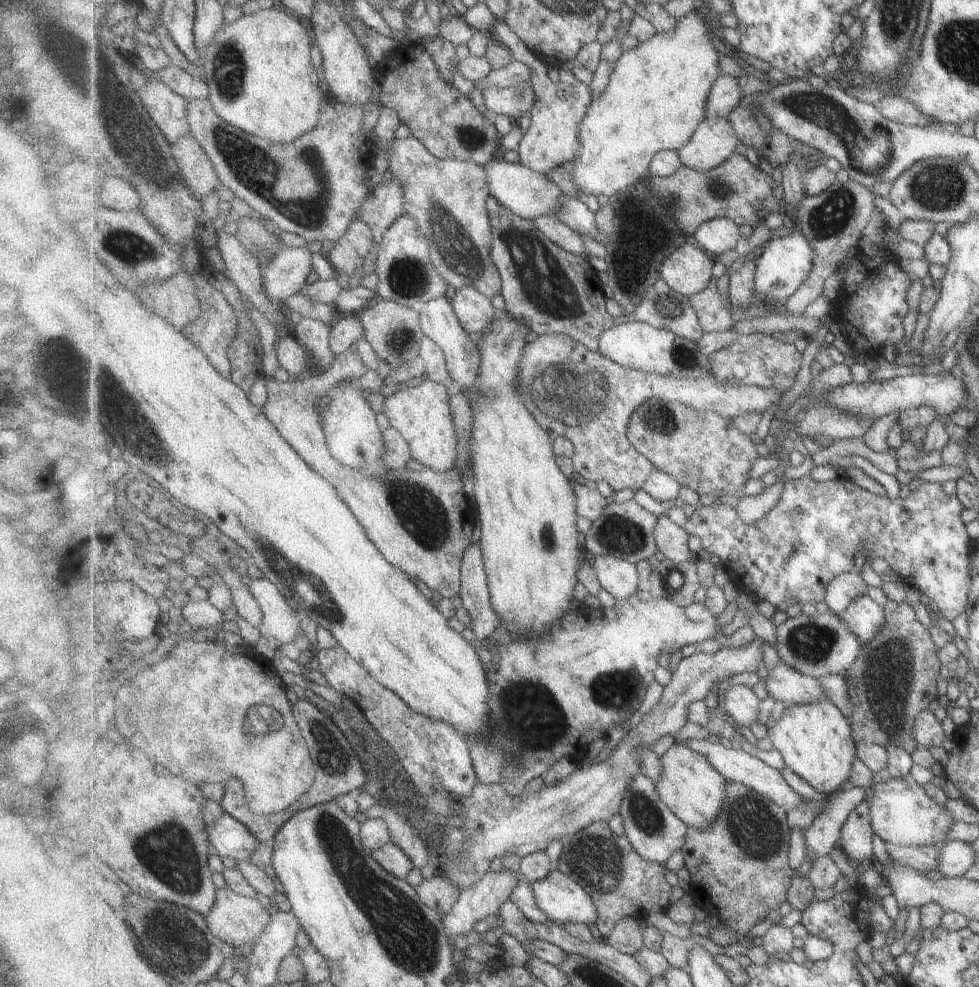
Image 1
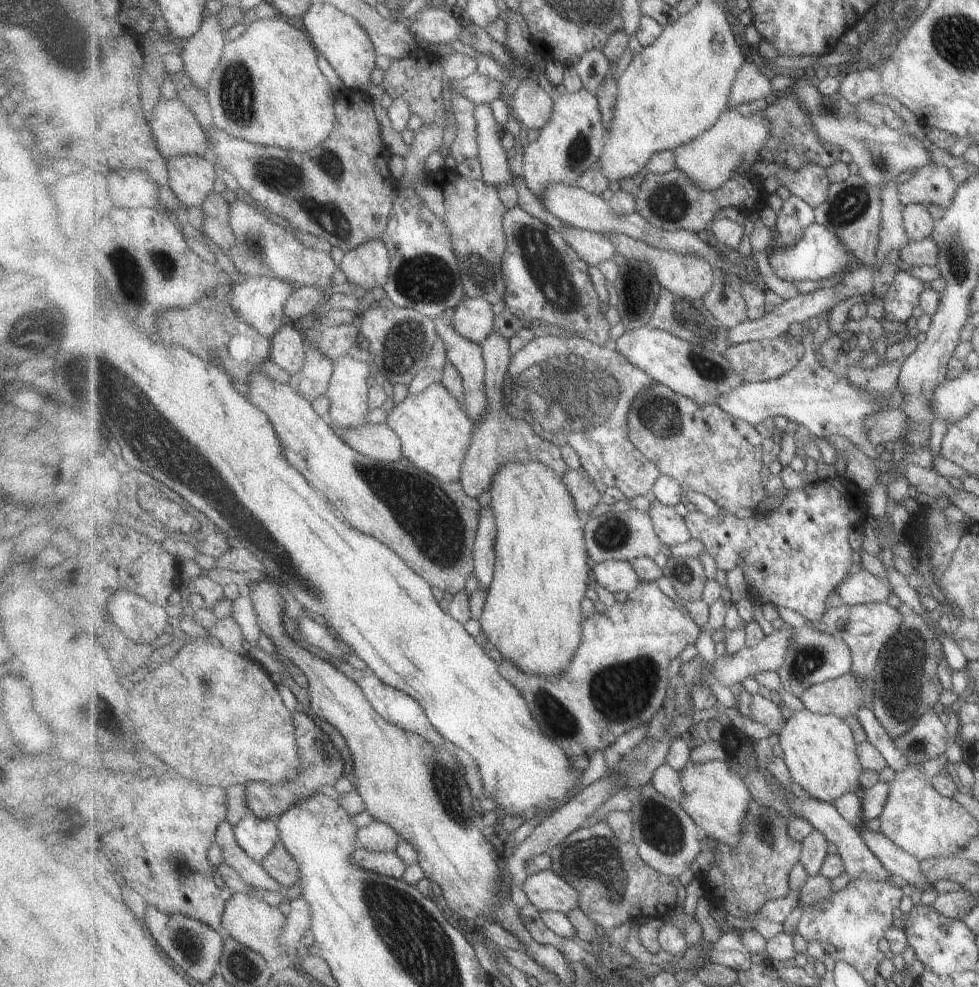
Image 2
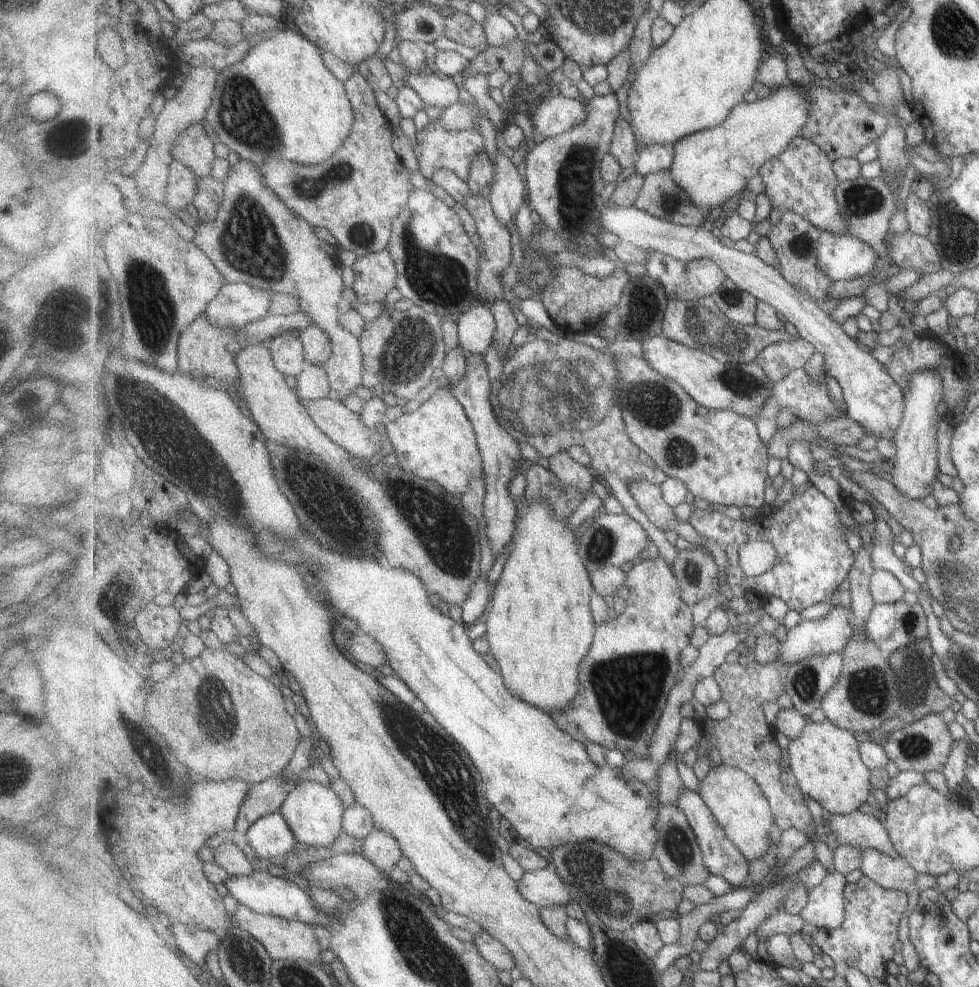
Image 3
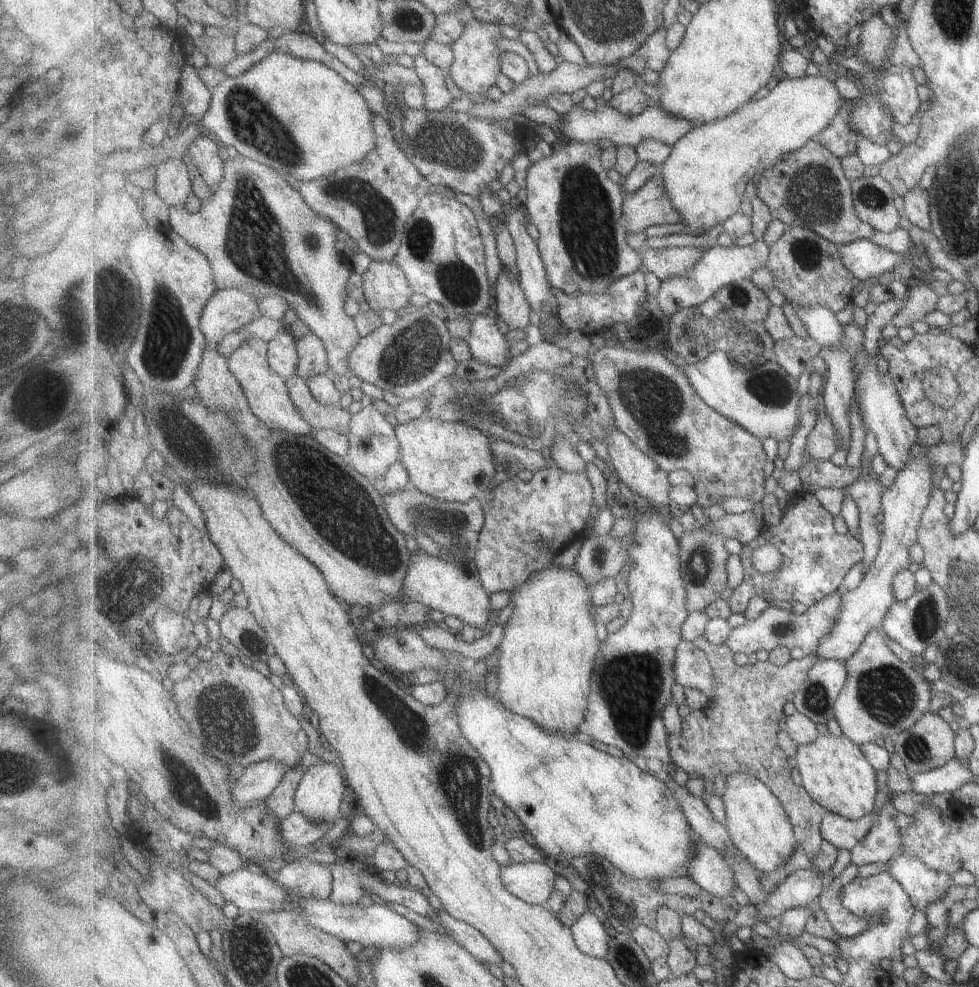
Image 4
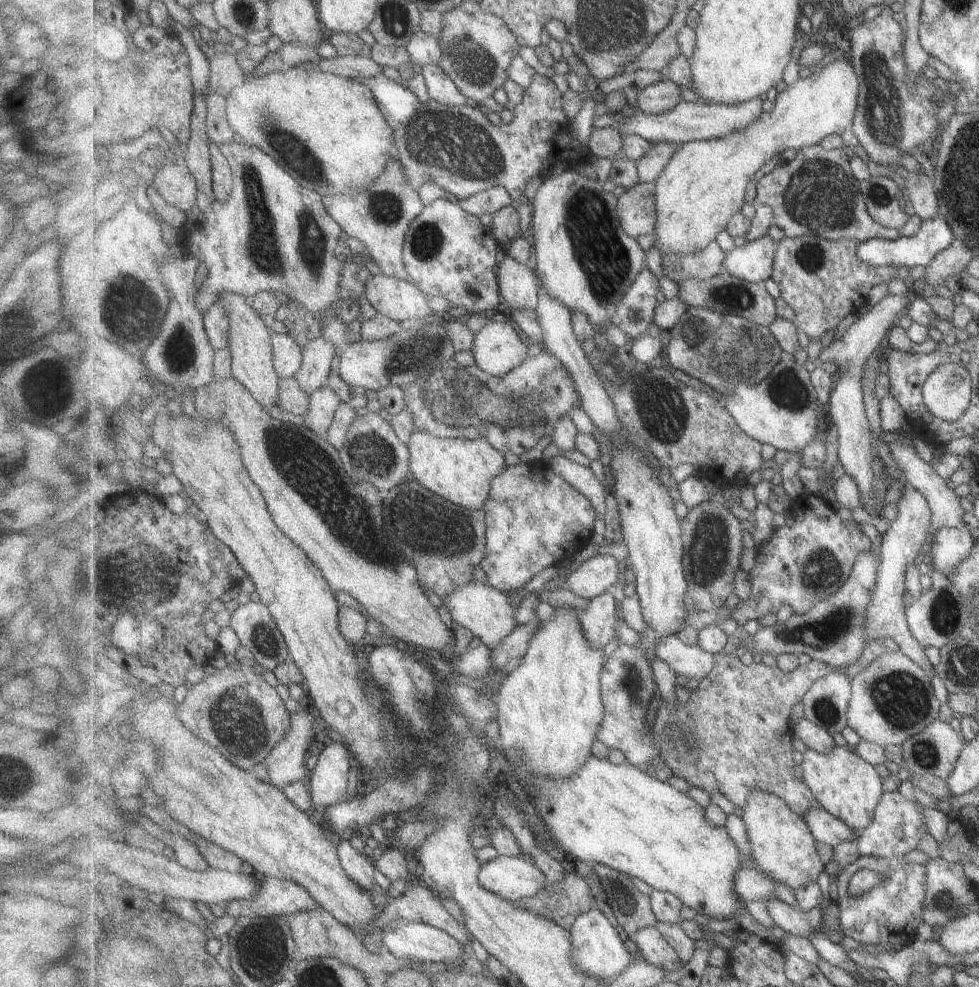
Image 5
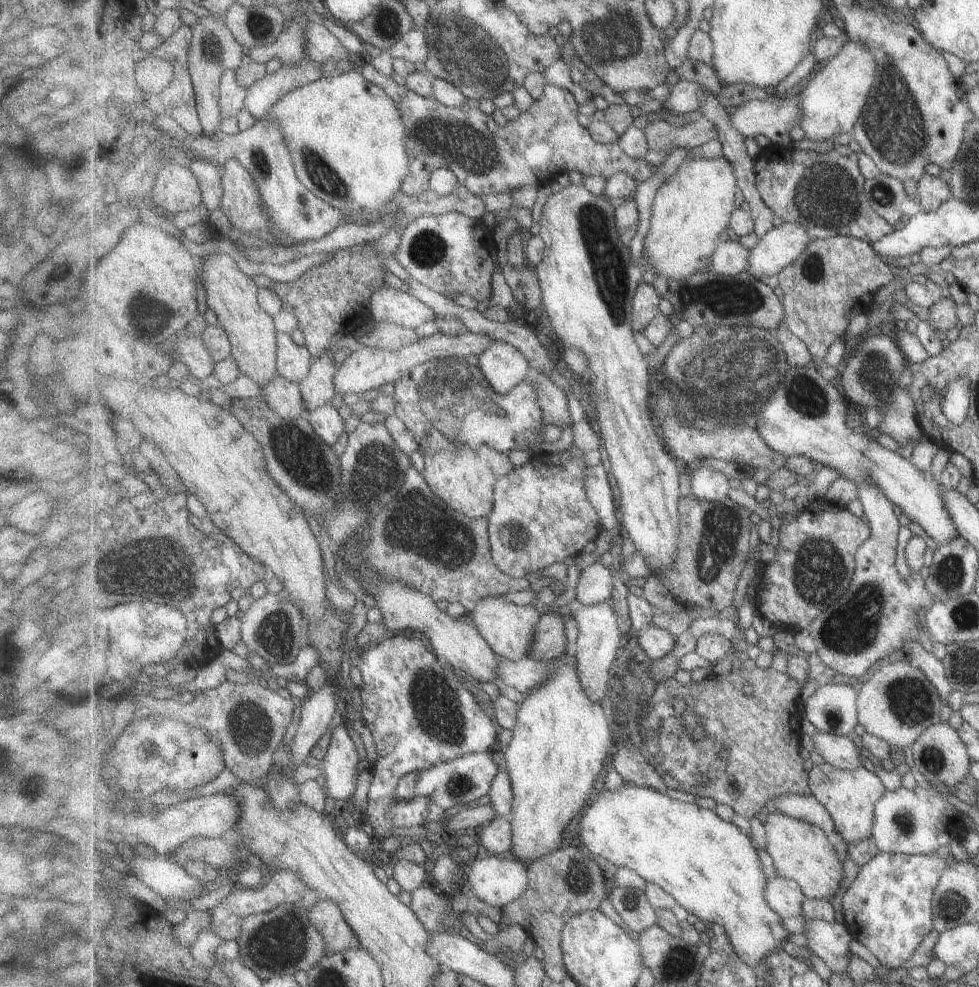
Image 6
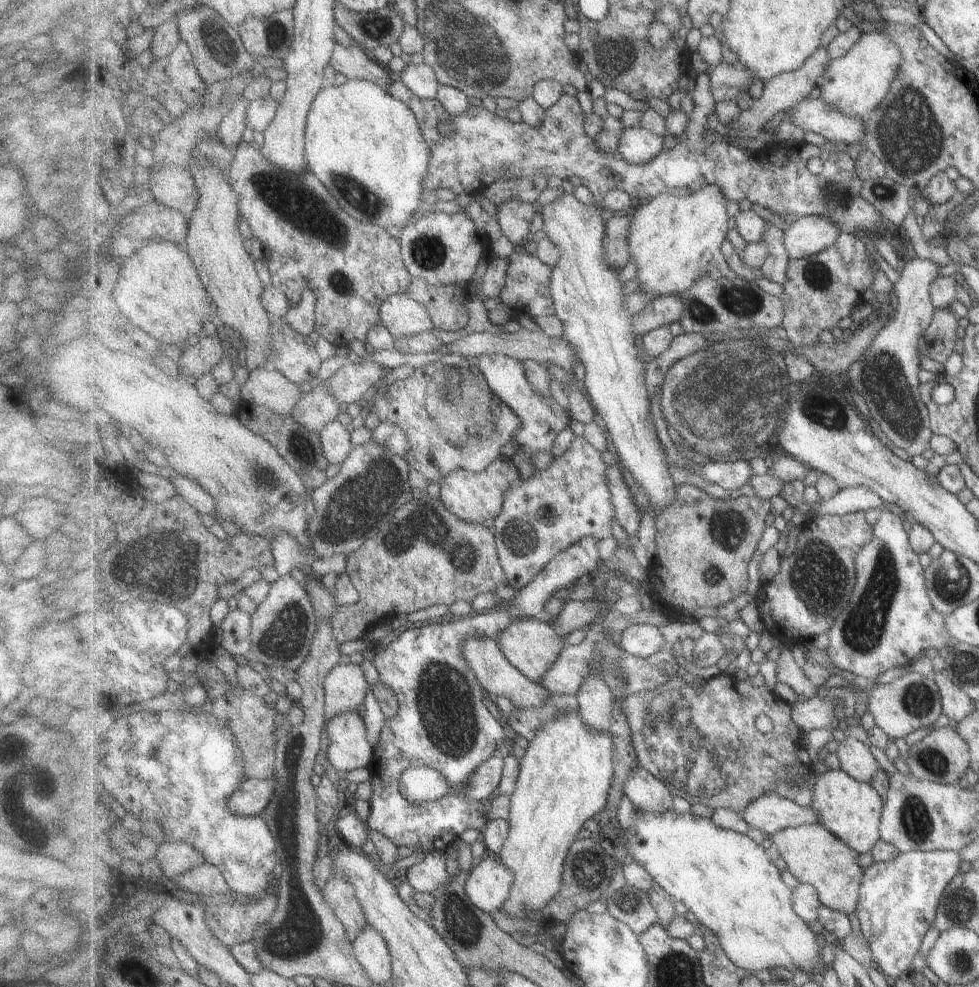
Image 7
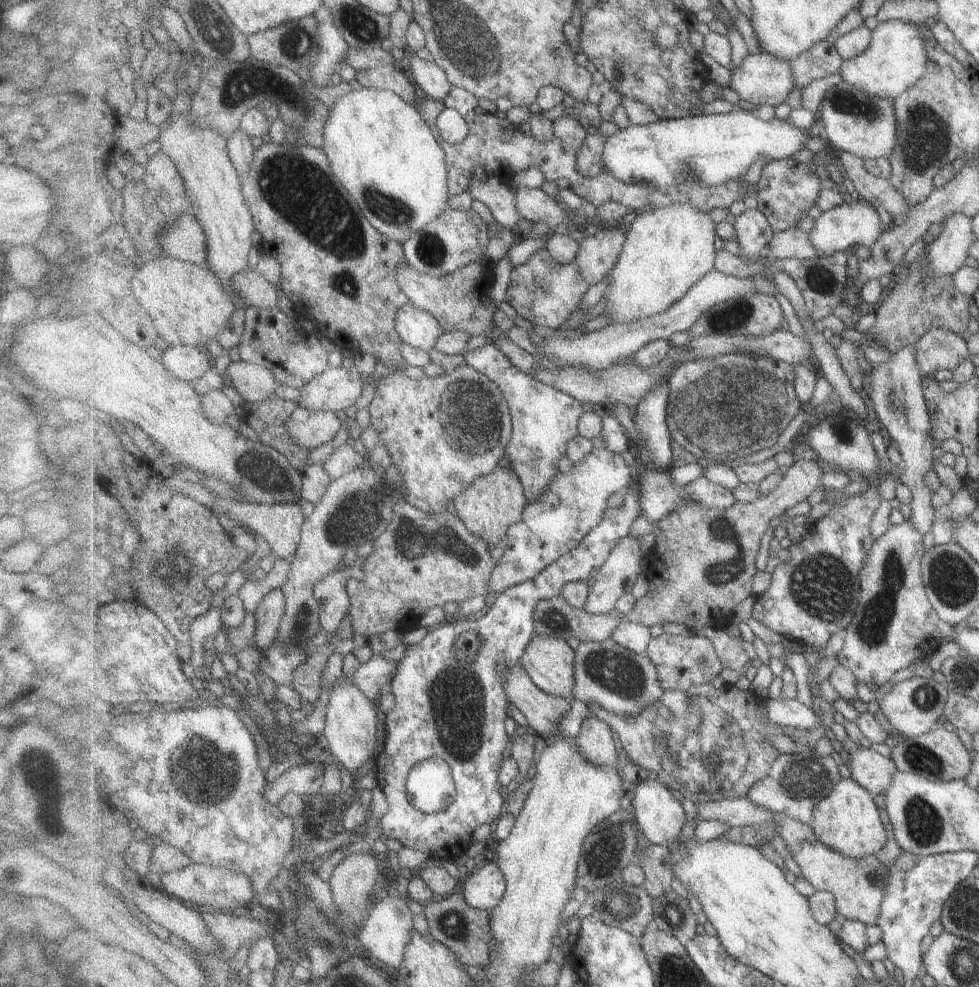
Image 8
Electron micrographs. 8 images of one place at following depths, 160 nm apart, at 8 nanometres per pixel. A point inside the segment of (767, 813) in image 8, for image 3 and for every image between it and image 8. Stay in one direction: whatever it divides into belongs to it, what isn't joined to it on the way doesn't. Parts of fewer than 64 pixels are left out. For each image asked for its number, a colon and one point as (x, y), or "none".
3: (859, 829)
4: (844, 832)
5: (825, 827)
6: (807, 808)
7: (770, 813)

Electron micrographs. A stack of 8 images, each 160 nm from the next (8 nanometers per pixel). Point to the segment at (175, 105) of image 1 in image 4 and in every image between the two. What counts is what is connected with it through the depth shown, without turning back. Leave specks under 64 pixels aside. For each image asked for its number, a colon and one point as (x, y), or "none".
2: (176, 131)
3: (194, 148)
4: (204, 151)

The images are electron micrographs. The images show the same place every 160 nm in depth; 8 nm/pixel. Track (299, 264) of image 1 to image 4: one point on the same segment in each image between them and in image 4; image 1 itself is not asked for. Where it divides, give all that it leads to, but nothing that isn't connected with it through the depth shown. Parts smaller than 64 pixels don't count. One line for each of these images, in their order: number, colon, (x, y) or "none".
2: (259, 301)
3: (238, 304)
4: (229, 310)

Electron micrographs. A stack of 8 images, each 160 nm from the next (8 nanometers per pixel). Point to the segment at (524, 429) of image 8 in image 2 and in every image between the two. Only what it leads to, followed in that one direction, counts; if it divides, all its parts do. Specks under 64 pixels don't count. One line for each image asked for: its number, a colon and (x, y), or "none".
2: (473, 317)
3: (476, 327)
4: (487, 342)
5: (499, 348)
6: (504, 366)
7: (542, 419)

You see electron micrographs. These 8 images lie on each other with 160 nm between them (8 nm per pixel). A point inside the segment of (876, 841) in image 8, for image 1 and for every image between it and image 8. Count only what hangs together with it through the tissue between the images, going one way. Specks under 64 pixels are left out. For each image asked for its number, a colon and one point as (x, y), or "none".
1: (817, 742)
2: (820, 751)
3: (825, 759)
4: (834, 770)
5: (846, 785)
6: (850, 796)
7: (852, 810)

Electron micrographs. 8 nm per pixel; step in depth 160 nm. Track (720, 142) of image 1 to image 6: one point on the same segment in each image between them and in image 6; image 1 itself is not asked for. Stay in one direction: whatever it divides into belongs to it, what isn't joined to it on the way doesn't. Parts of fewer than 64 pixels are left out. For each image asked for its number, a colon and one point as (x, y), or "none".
2: (710, 160)
3: (713, 165)
4: (708, 172)
5: (705, 183)
6: (692, 208)

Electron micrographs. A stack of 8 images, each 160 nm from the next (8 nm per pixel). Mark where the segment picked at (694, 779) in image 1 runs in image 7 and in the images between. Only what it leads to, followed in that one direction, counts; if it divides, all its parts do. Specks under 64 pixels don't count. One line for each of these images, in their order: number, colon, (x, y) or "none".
2: (717, 799)
3: (735, 798)
4: (758, 821)
5: (784, 847)
6: (802, 852)
7: (814, 855)

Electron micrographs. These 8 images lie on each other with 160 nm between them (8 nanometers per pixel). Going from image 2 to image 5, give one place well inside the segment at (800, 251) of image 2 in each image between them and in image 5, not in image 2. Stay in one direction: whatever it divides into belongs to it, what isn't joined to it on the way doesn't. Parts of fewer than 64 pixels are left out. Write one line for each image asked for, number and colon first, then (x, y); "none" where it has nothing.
3: (840, 256)
4: (865, 259)
5: (935, 234)

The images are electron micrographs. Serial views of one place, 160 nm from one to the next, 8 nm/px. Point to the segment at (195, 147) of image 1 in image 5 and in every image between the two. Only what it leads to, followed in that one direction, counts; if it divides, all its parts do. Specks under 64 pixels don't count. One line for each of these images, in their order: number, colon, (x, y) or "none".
2: (192, 177)
3: (183, 183)
4: (173, 183)
5: (175, 183)

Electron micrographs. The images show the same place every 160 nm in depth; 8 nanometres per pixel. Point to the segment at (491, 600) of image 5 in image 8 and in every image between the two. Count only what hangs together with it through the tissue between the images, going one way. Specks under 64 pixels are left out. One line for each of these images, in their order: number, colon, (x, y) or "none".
6: (508, 628)
7: (532, 645)
8: (550, 661)

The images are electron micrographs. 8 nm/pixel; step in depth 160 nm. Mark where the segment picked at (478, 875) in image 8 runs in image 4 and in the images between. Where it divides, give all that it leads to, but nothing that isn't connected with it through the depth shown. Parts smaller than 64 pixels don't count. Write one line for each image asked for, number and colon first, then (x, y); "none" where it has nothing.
4: (533, 882)
5: (513, 878)
6: (498, 880)
7: (489, 885)

